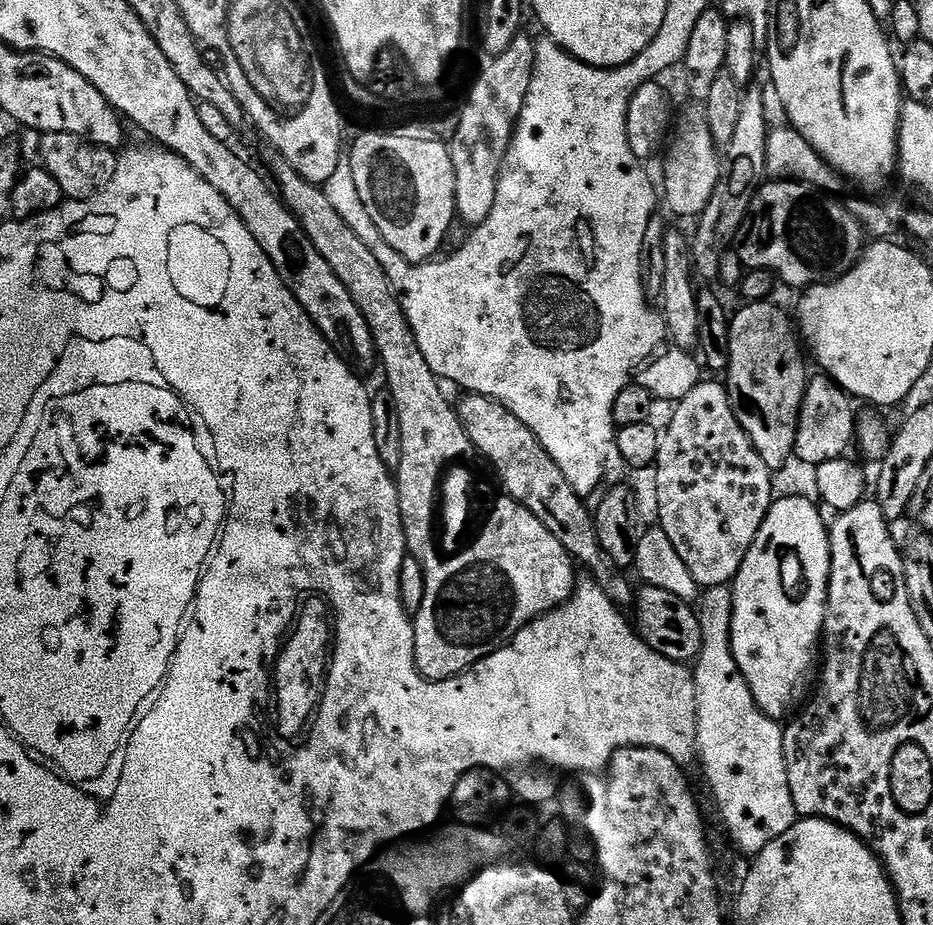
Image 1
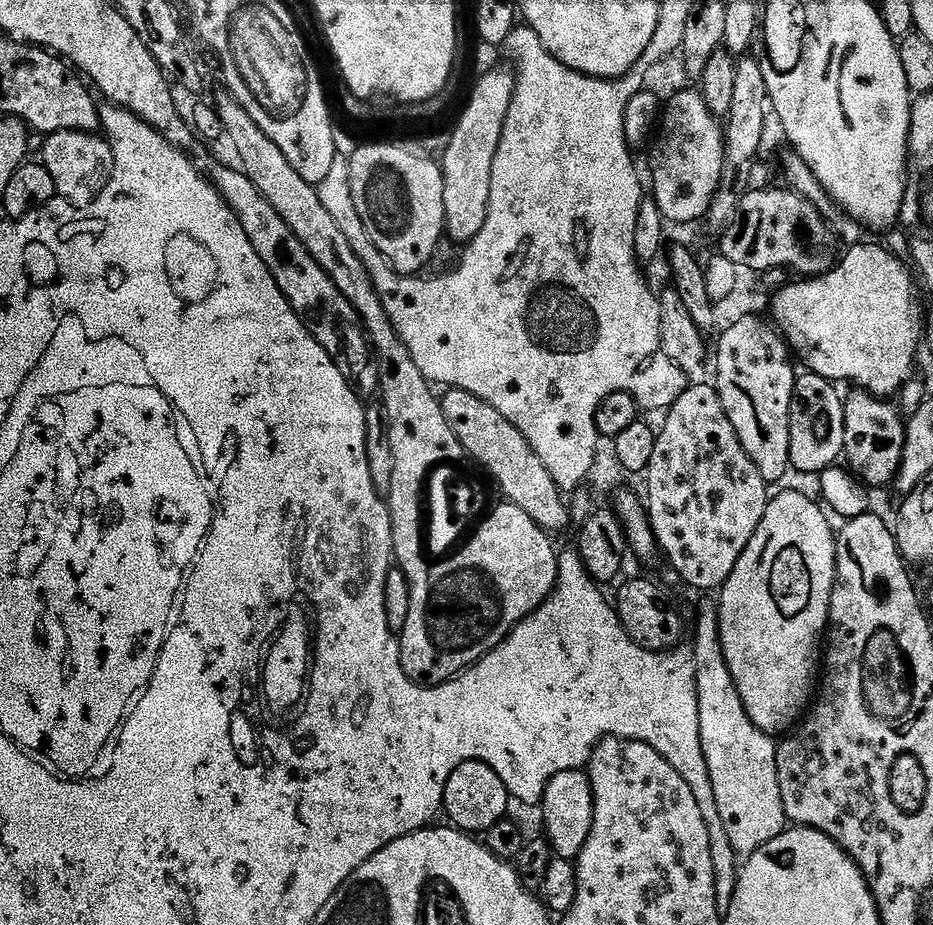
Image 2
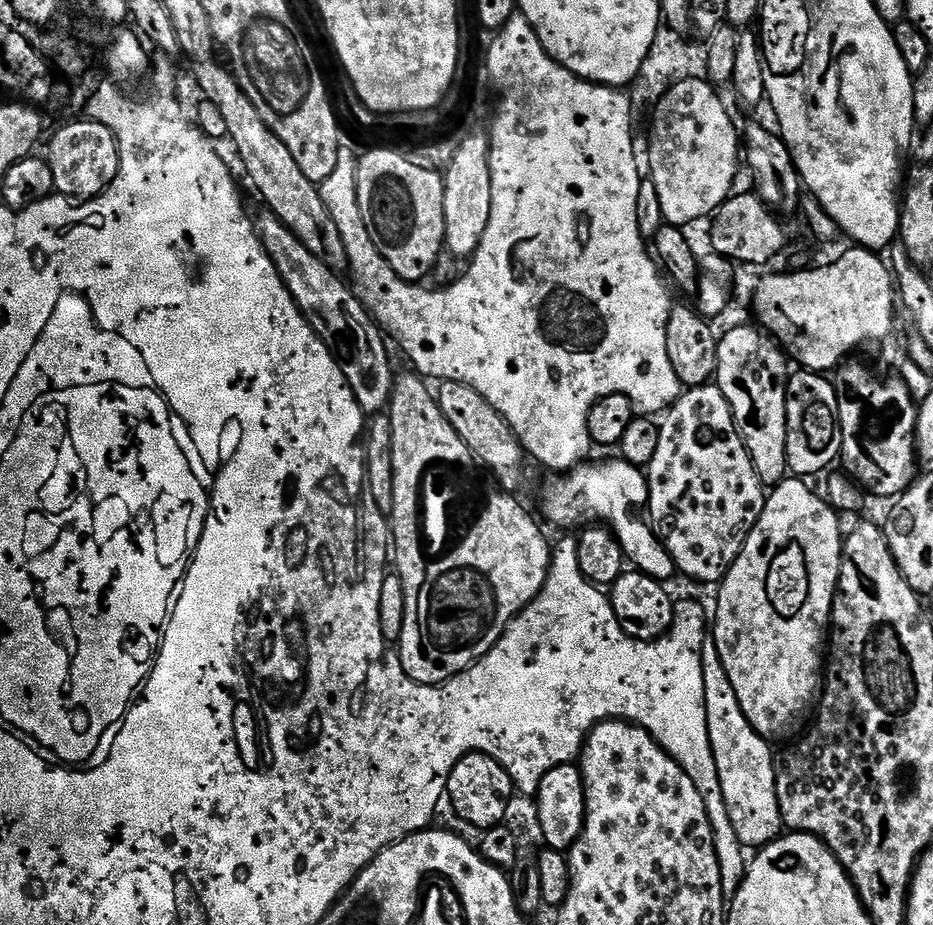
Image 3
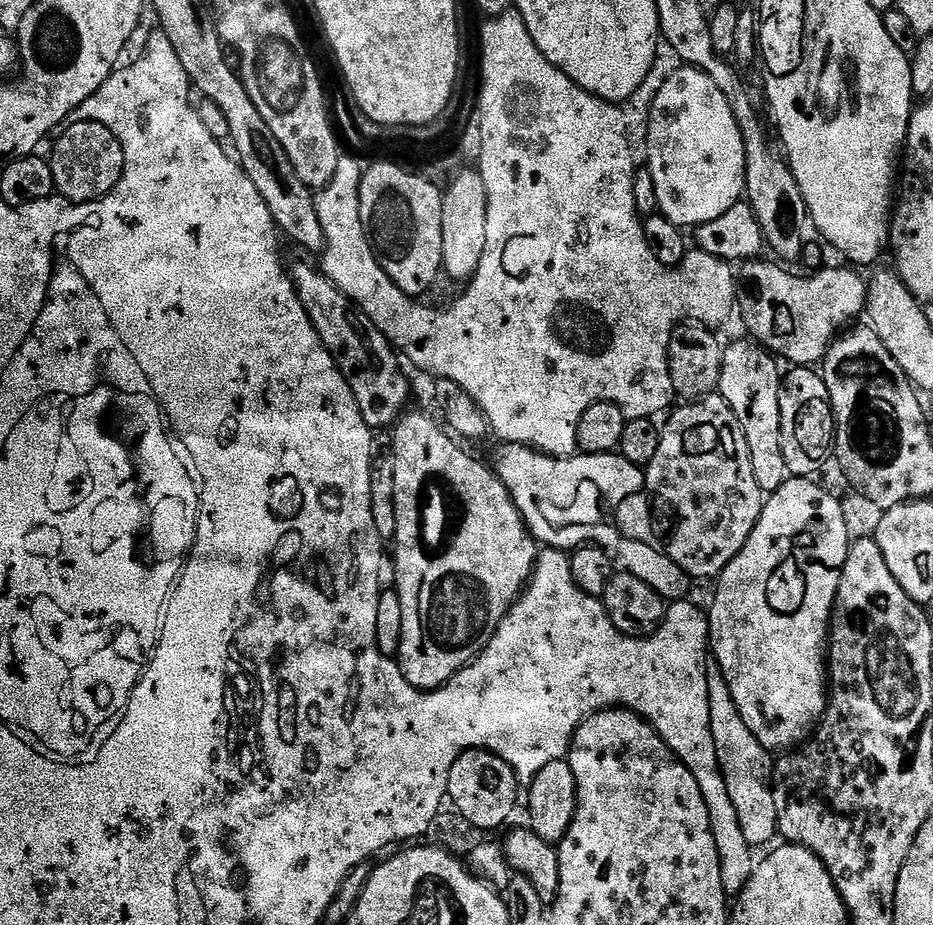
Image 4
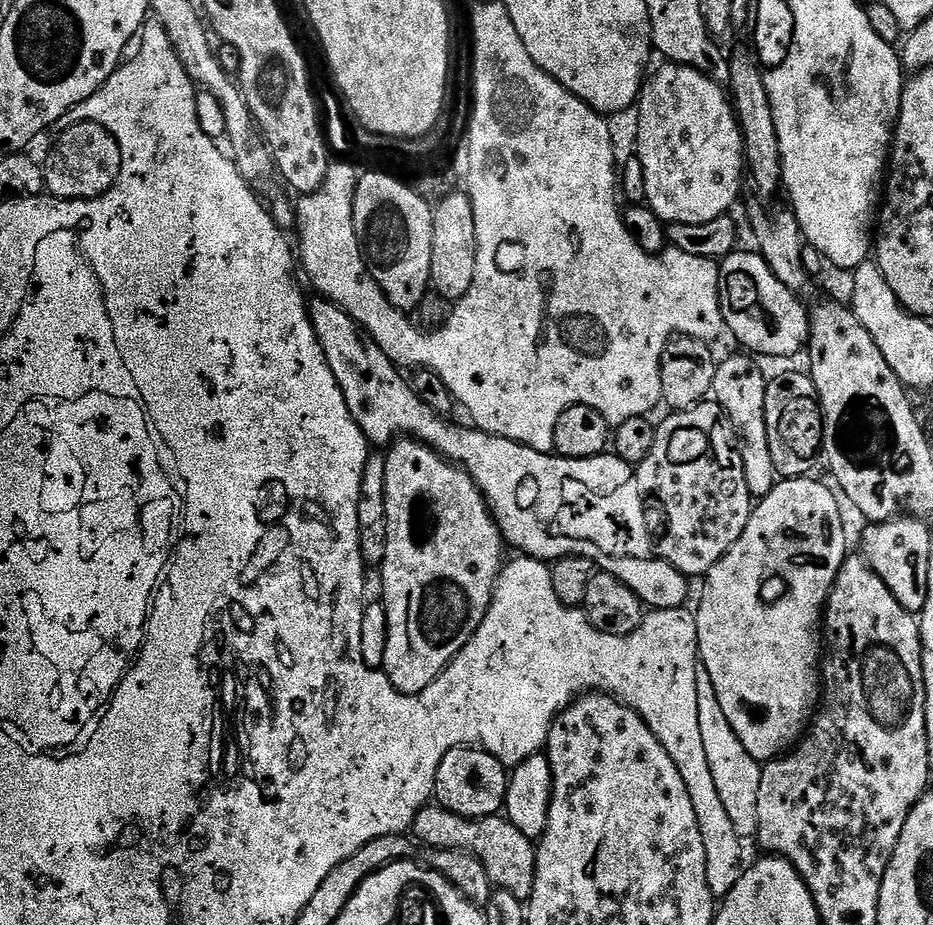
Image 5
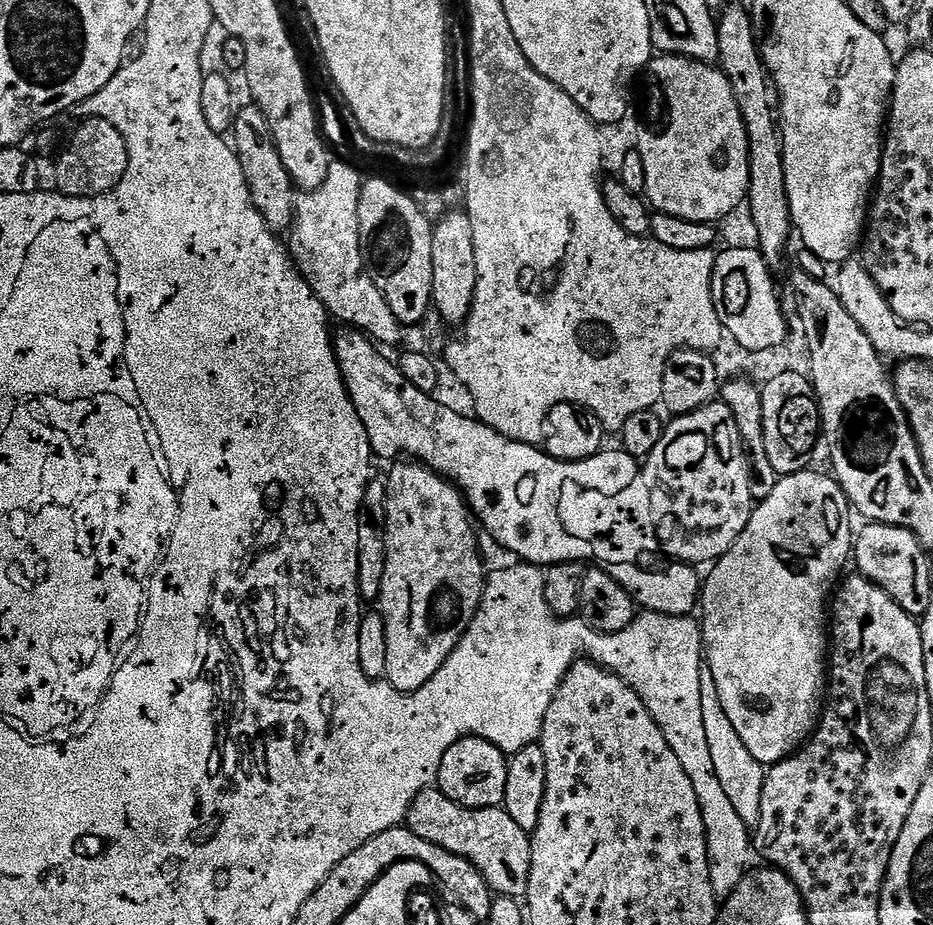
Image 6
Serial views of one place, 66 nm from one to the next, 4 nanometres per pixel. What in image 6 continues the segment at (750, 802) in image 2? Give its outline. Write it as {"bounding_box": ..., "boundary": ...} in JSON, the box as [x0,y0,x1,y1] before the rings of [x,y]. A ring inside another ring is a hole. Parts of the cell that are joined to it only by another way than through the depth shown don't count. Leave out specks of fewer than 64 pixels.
{"bounding_box":[700,666,765,826],"boundary":[[[704,666],[701,667],[700,673],[702,674],[702,722],[706,722],[706,743],[710,746],[710,762],[714,764],[714,774],[718,774],[718,782],[722,784],[726,798],[730,798],[730,806],[734,806],[738,818],[742,818],[744,824],[754,826],[762,810],[765,765],[757,762],[746,750],[746,746],[742,746],[738,734],[734,734],[734,728],[730,726],[730,720],[726,718],[722,704],[718,702],[718,692],[710,670]]]}

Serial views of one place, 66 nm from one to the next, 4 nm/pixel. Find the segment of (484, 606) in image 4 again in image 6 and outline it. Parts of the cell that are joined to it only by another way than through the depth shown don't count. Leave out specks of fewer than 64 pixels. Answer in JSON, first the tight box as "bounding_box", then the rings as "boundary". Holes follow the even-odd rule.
{"bounding_box":[378,462,484,694],"boundary":[[[396,462],[391,465],[392,473],[386,479],[386,495],[390,498],[388,504],[389,528],[384,532],[384,573],[382,574],[382,586],[378,603],[380,612],[384,615],[384,676],[383,679],[392,685],[395,692],[411,694],[417,692],[434,674],[438,674],[440,667],[450,658],[450,654],[458,646],[462,629],[470,626],[474,614],[480,605],[480,599],[484,593],[484,560],[480,557],[480,548],[476,545],[476,528],[474,517],[460,491],[455,484],[449,484],[443,476],[433,472],[431,468],[425,468],[416,462]]]}

